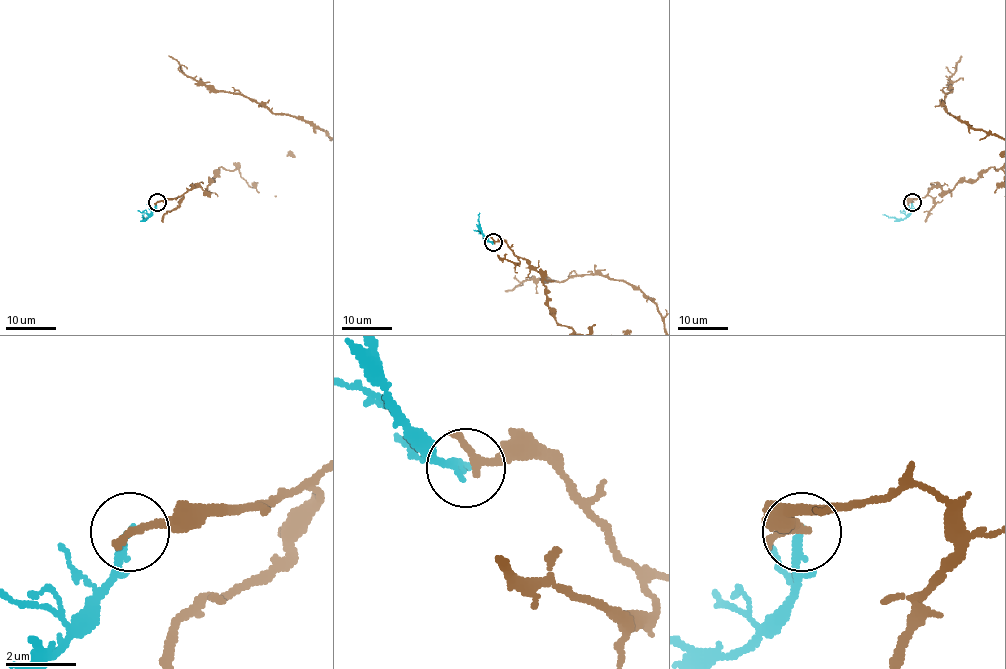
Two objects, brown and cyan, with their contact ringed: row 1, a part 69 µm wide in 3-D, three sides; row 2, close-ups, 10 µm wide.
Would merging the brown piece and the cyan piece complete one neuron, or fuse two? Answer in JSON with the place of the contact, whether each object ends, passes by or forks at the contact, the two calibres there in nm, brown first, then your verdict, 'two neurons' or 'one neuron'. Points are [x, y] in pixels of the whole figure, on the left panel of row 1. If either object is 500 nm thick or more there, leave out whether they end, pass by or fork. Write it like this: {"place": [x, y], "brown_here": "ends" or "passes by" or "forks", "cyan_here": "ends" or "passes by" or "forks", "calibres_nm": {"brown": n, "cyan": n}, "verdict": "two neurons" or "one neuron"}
{"place": [157, 202], "brown_here": "ends", "cyan_here": "ends", "calibres_nm": {"brown": 280, "cyan": 260}, "verdict": "two neurons"}

